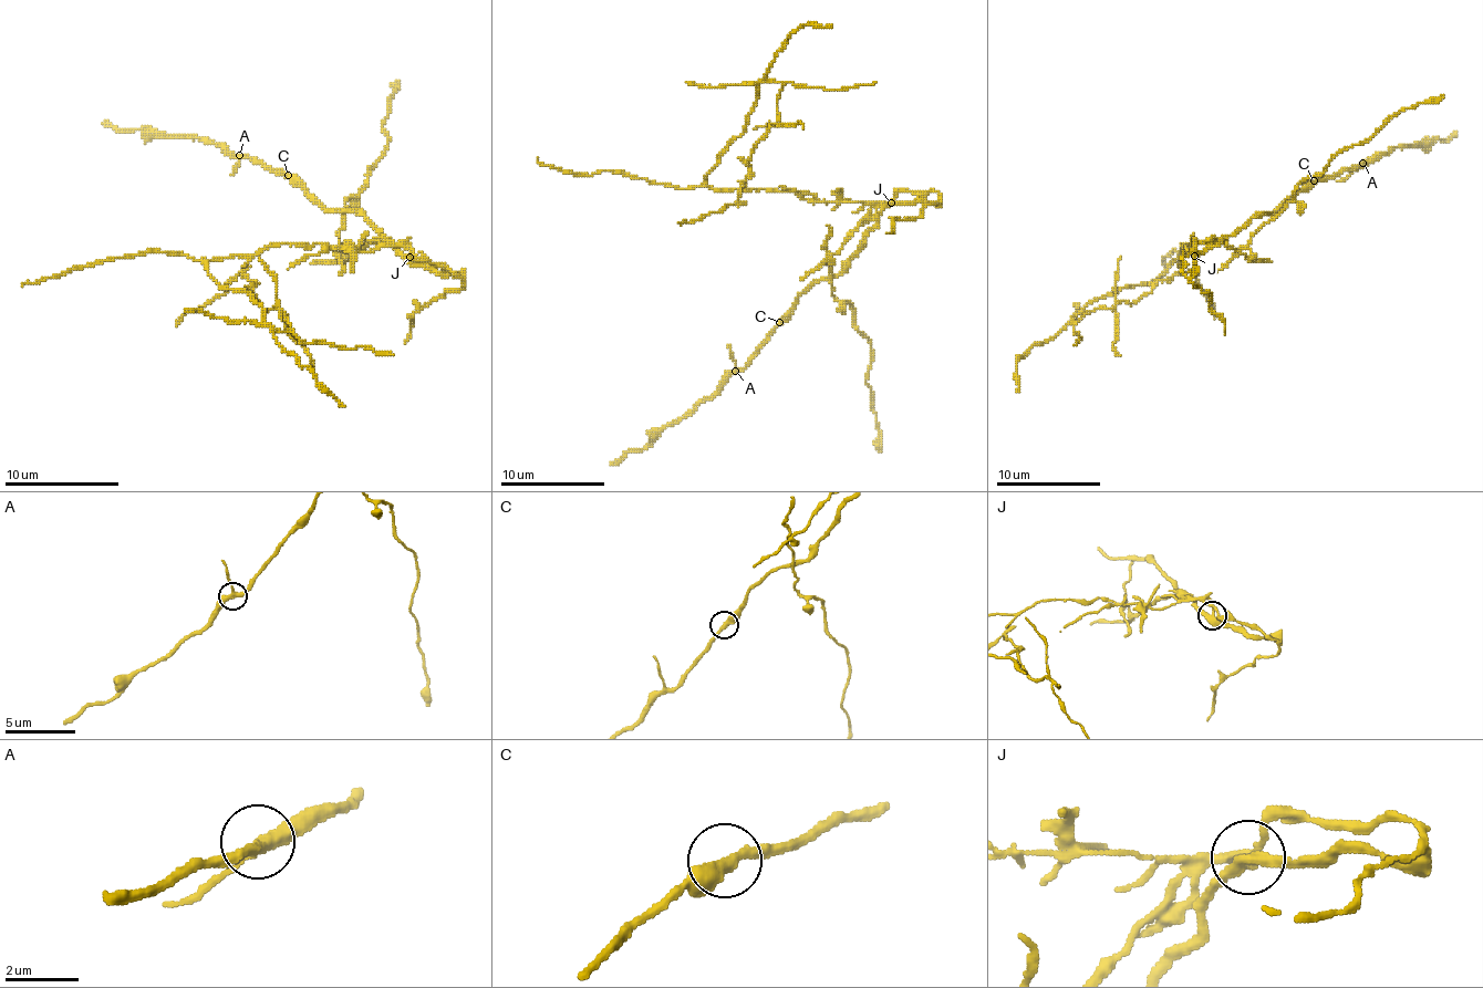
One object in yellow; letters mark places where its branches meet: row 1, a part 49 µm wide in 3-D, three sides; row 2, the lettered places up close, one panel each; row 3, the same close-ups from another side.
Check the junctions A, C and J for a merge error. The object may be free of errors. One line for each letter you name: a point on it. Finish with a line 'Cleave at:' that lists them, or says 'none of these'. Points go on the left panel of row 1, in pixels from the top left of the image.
J: place (410, 257)
Cleave at: J

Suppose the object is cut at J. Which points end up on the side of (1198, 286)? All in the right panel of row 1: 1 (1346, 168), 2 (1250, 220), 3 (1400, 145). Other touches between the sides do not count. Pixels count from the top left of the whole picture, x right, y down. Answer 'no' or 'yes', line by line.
1: no
2: no
3: no

